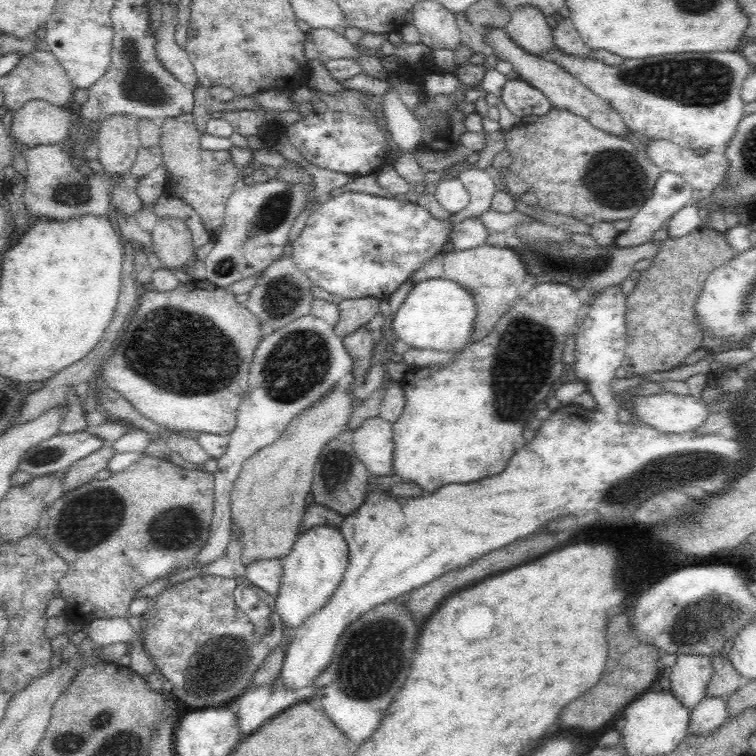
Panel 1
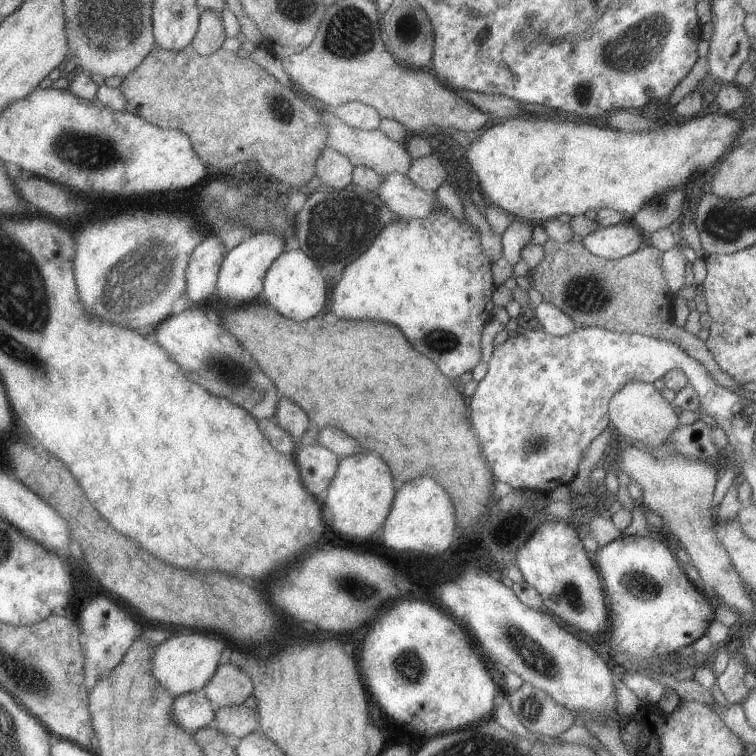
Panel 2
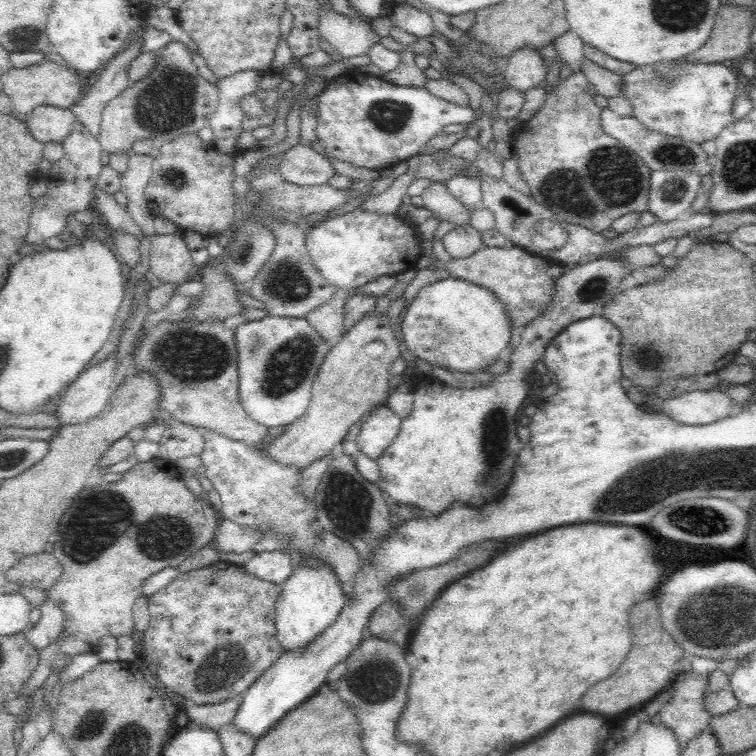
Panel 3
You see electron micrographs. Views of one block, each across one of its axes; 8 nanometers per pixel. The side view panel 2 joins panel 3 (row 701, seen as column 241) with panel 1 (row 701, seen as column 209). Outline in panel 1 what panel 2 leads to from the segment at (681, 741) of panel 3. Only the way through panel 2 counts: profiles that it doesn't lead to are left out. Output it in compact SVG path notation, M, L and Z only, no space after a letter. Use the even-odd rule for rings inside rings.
M700 654L678 656L676 666L666 672L670 678L668 692L692 714L692 710L708 696L706 688L714 674L712 658Z

